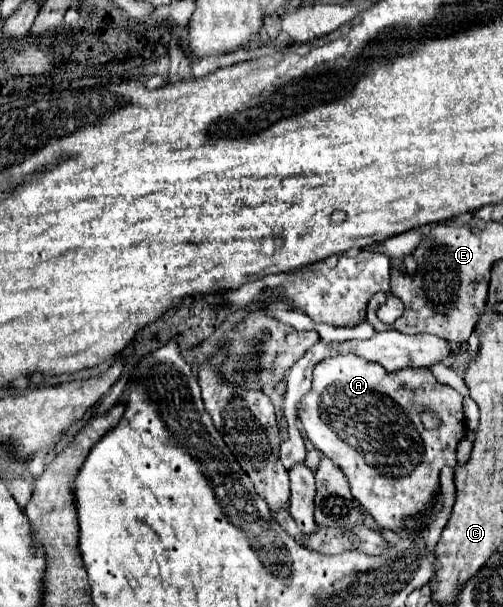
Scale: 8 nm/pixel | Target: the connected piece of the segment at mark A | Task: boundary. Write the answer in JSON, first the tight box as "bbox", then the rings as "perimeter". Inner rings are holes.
{"bbox":[298,355,466,535],"perimeter":[[[336,355],[316,365],[312,391],[300,401],[298,409],[300,421],[312,445],[344,471],[350,481],[352,495],[374,517],[378,527],[398,535],[414,535],[406,521],[424,515],[428,507],[434,507],[432,499],[440,491],[440,469],[444,465],[456,467],[456,447],[466,435],[462,395],[452,387],[438,383],[430,369],[402,369],[390,373],[382,369],[382,365],[370,363],[358,355]],[[422,409],[432,409],[440,415],[440,429],[424,429],[420,421]]]}

